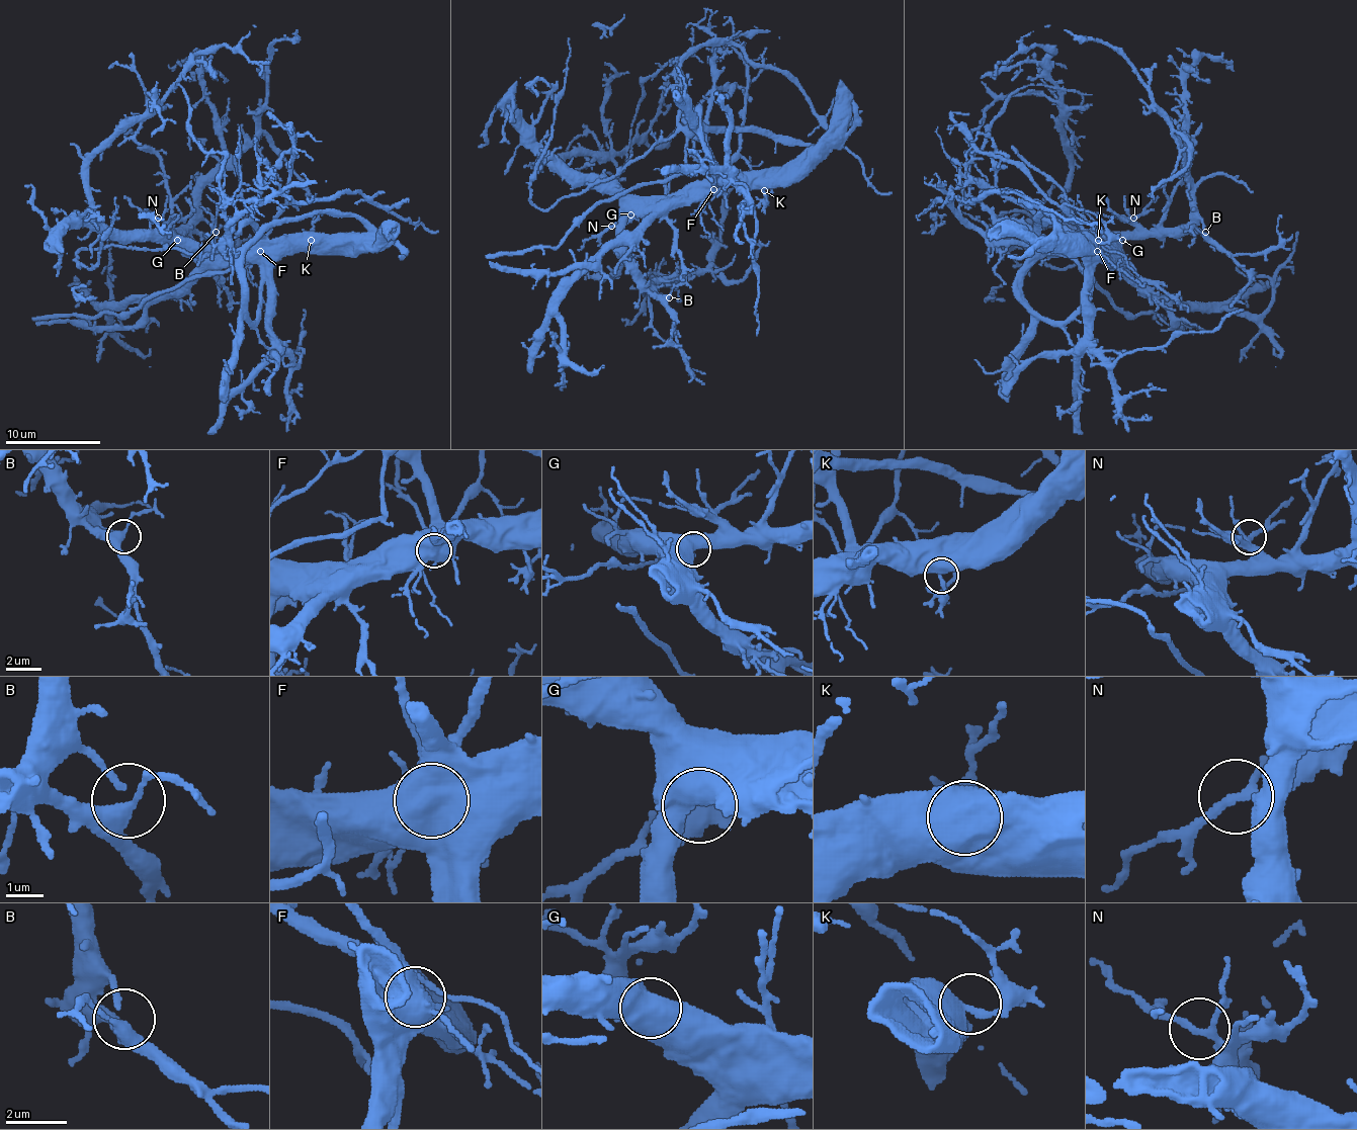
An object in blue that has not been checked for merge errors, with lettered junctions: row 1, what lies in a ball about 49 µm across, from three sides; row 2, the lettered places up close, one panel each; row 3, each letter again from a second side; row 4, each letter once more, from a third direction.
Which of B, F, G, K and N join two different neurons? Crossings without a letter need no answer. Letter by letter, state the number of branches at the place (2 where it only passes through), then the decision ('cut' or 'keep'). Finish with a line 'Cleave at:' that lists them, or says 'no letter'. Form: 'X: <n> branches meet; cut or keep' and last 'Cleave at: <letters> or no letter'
B: 3 branches meet; keep
F: 2 branches meet; cut
G: 2 branches meet; keep
K: 2 branches meet; keep
N: 3 branches meet; keep
Cleave at: F

